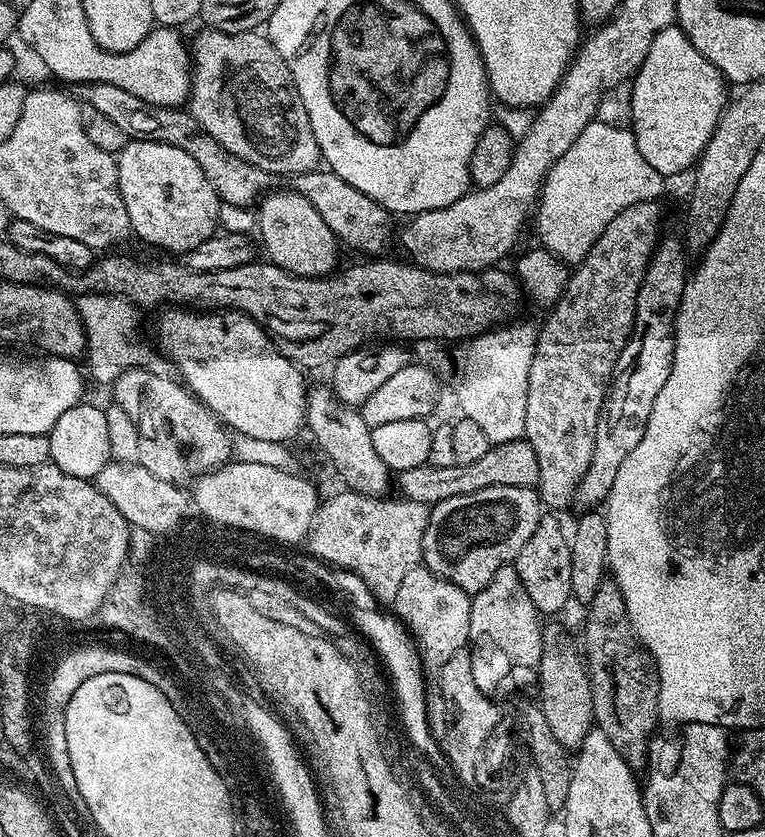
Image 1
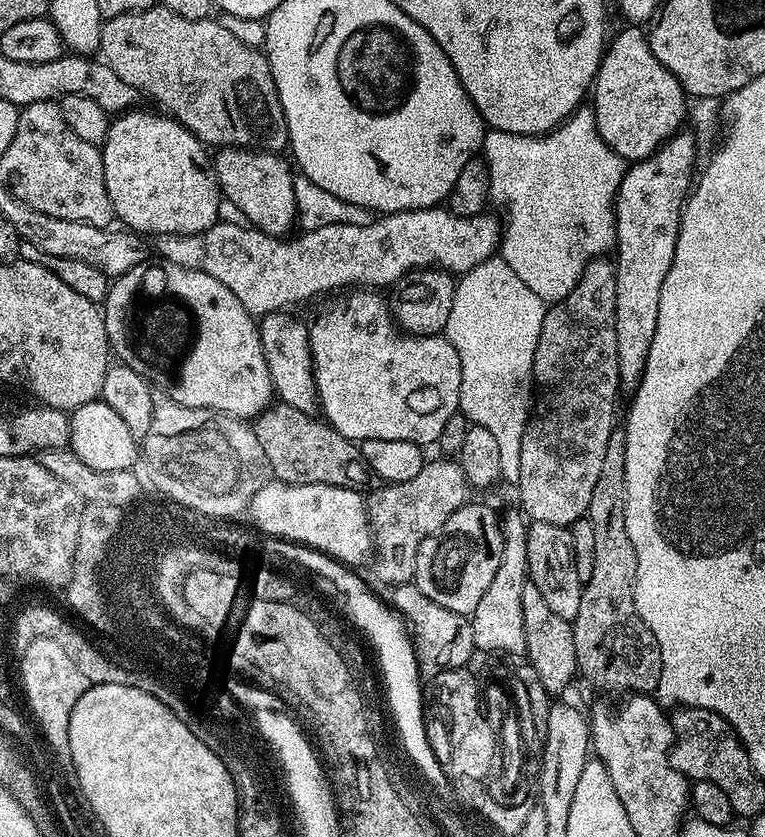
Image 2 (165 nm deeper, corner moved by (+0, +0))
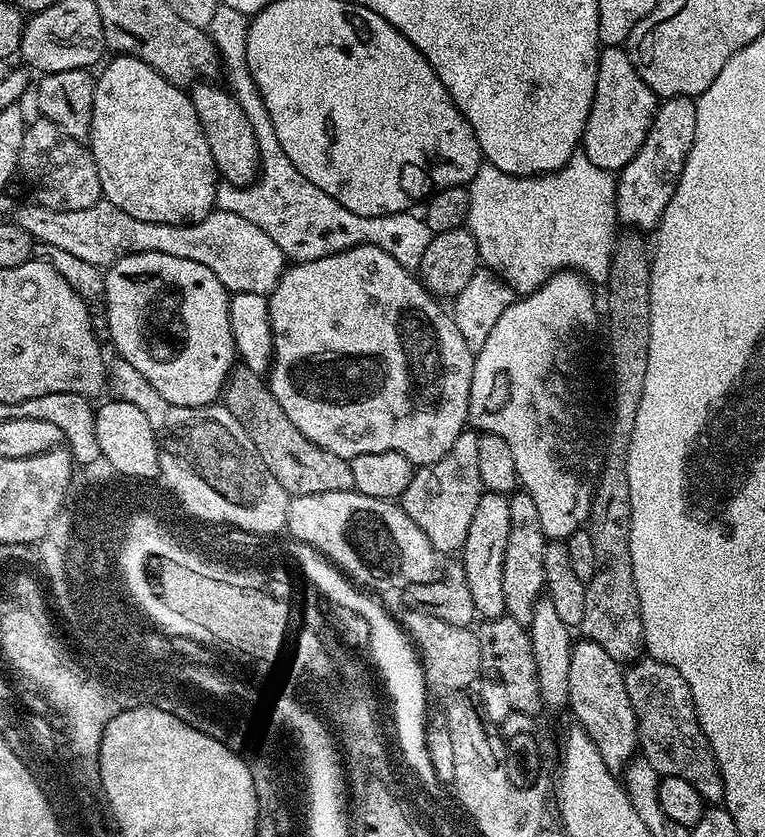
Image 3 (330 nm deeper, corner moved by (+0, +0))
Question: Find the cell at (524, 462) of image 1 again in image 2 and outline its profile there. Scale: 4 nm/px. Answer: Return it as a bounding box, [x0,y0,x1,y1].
[255,402,374,493]

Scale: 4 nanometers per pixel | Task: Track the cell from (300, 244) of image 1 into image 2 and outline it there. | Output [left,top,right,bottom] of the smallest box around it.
[214,148,297,237]

